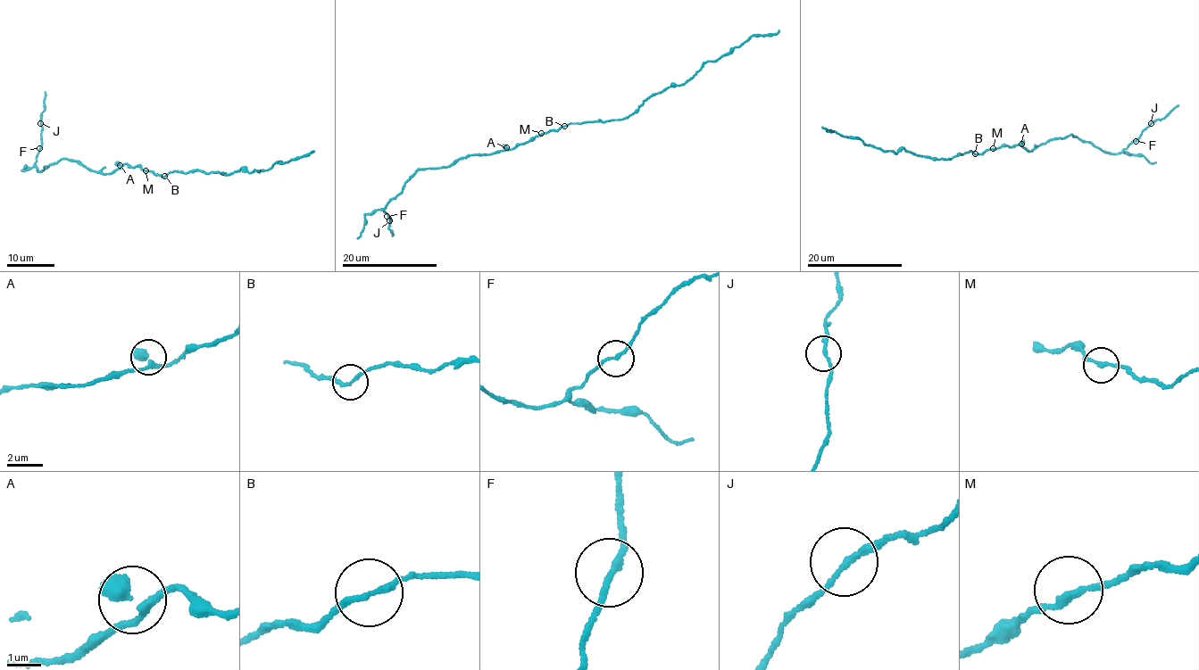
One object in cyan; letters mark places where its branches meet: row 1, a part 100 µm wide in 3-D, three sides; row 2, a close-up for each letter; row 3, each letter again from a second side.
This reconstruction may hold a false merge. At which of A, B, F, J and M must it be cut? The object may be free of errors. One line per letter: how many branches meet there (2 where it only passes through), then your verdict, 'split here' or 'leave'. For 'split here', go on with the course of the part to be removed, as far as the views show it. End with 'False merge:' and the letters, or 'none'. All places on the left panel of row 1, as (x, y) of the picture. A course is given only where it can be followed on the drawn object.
A: 2 | leave
B: 2 | split here | (164, 176), (175, 171), (187, 174), (195, 170), (228, 175), (242, 168), (252, 172), (305, 156), (313, 150)
F: 2 | leave
J: 2 | leave
M: 2 | leave
False merge: B

